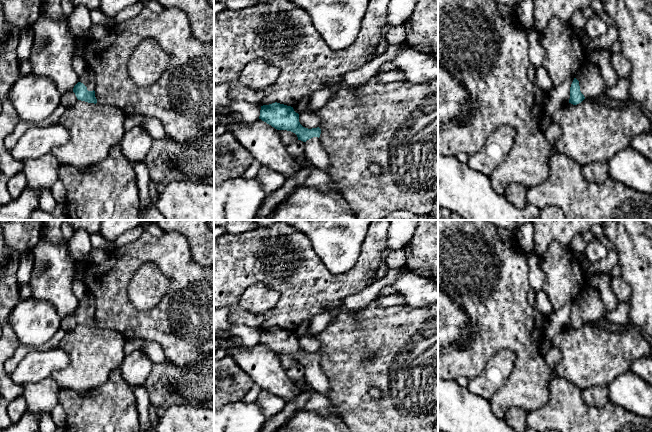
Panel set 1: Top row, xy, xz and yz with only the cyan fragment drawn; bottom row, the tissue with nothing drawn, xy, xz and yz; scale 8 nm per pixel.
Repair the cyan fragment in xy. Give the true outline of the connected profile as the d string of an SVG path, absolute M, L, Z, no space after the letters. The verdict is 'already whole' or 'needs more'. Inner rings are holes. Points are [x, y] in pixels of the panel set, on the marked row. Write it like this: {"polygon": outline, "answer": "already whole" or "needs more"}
{"polygon": "M86 68L85 73L79 77L79 82L74 86L73 92L78 100L88 103L97 103L95 97L95 78L91 71Z", "answer": "needs more"}

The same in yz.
{"polygon": "M584 63L571 84L569 103L577 105L585 98L603 94L607 88L599 68L592 63Z", "answer": "needs more"}

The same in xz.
{"polygon": "M277 102L261 106L259 119L277 130L295 133L298 140L304 142L304 157L315 168L327 172L329 158L319 141L321 134L319 127L312 129L303 127L299 122L299 114L294 111L293 107Z", "answer": "needs more"}

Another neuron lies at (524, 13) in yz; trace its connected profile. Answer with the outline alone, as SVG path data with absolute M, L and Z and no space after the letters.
M524 0L519 3L515 11L516 19L529 30L534 25L534 1Z

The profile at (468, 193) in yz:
M438 152L438 208L448 209L463 220L534 220L540 216L540 209L528 203L524 208L517 208L504 194L498 194L491 186L490 176L470 168L467 163L453 156L444 156Z

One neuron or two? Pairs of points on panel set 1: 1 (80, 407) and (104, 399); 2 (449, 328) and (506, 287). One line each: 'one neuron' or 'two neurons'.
1: one neuron
2: two neurons

